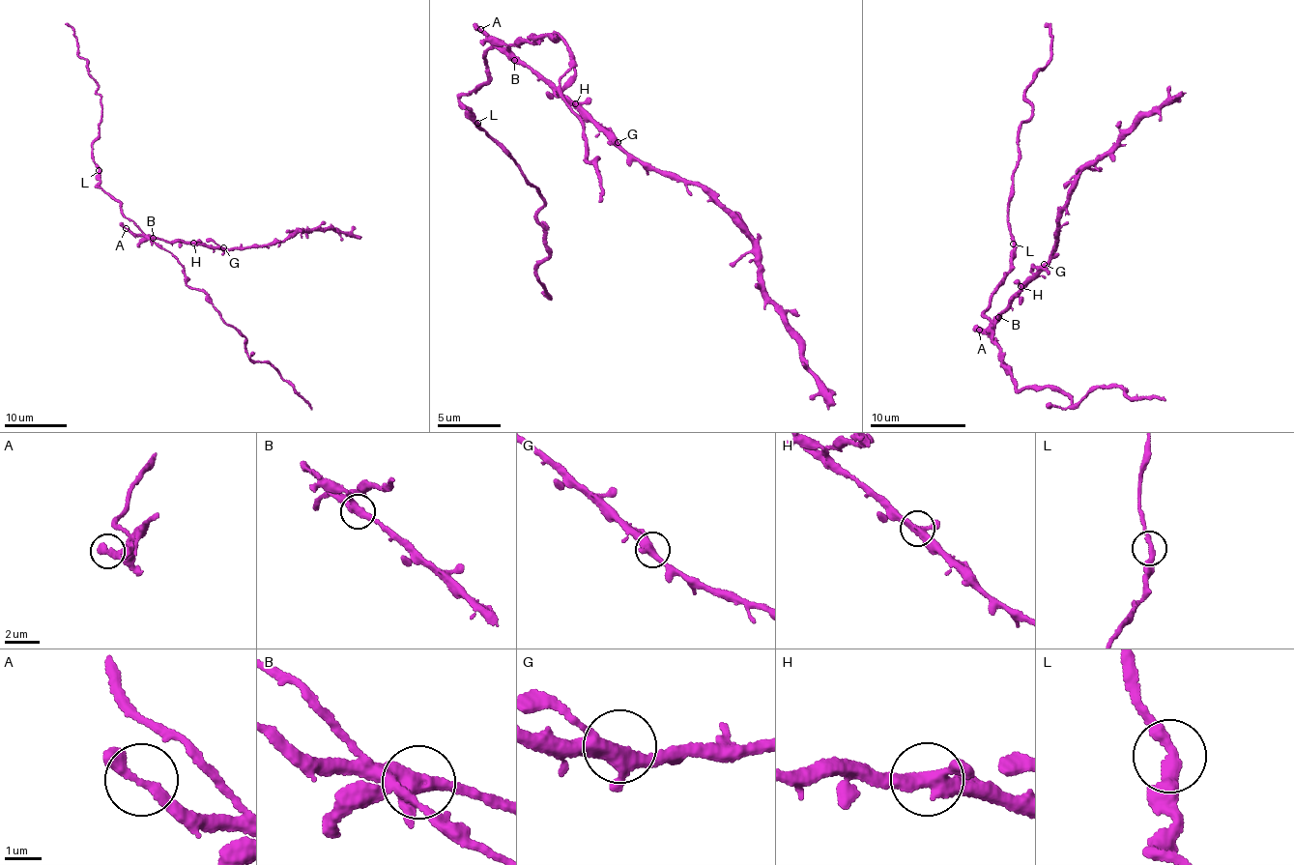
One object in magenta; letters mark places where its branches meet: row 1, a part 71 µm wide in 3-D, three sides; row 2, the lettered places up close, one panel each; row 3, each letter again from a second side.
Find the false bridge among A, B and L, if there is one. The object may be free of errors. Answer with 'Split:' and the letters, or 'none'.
Split: none

